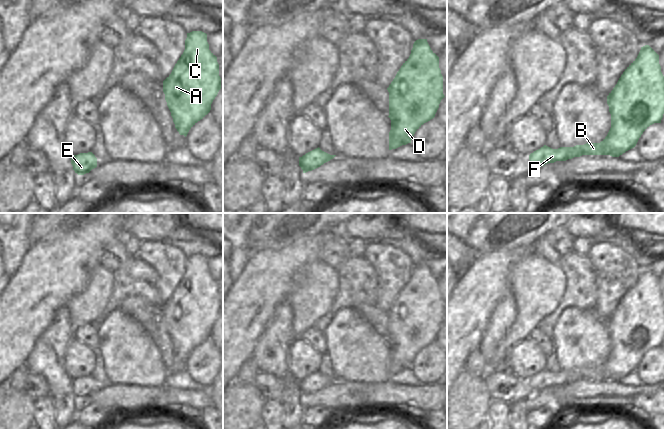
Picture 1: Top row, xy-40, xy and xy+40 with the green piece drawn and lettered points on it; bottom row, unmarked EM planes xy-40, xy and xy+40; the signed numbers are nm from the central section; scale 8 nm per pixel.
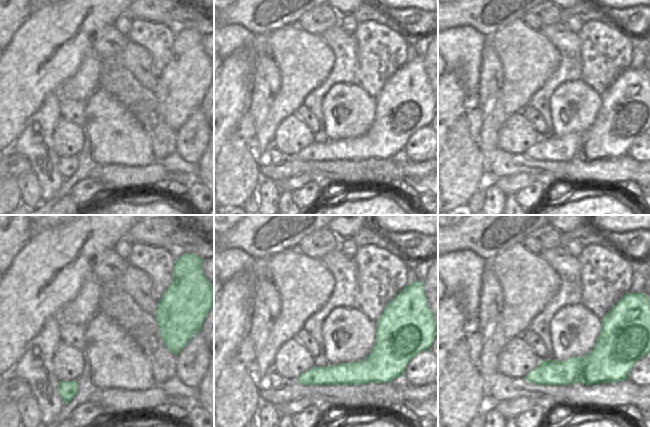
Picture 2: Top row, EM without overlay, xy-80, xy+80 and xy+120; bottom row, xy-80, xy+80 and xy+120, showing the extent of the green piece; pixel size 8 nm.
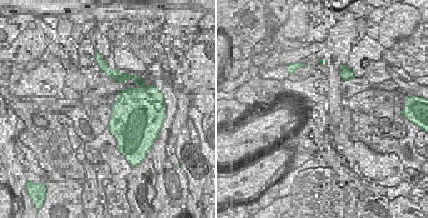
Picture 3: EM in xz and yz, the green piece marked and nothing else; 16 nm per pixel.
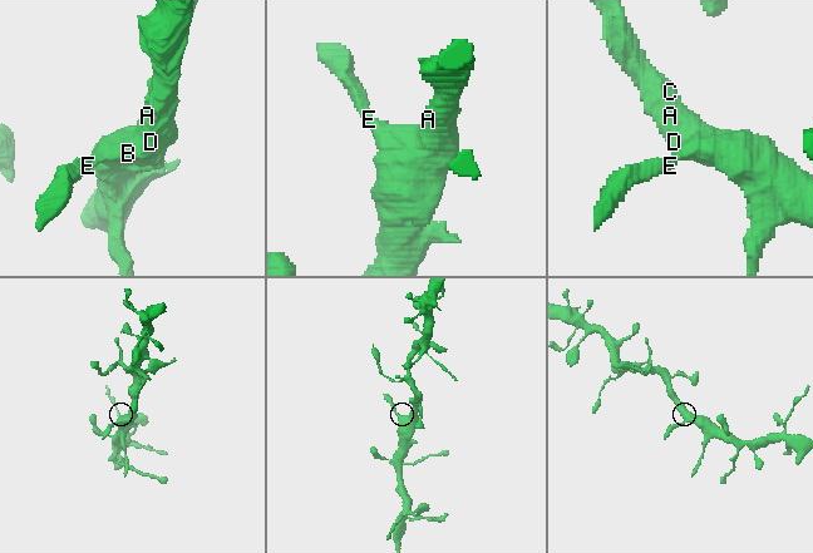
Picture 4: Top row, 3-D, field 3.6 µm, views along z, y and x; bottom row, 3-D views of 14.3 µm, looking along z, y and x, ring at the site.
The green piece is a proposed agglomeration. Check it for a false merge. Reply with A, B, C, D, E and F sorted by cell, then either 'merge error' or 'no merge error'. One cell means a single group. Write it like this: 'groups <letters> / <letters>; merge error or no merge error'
groups A B C D E F; no merge error

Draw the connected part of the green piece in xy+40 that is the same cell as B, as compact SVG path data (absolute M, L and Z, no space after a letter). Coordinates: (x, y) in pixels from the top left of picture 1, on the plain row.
M649 270L641 271L637 282L625 293L613 314L607 320L611 338L611 352L600 367L586 367L574 371L552 373L546 369L529 379L536 391L556 385L566 385L582 379L610 379L619 381L634 372L643 356L654 347L661 347L664 338L664 300L659 279Z

